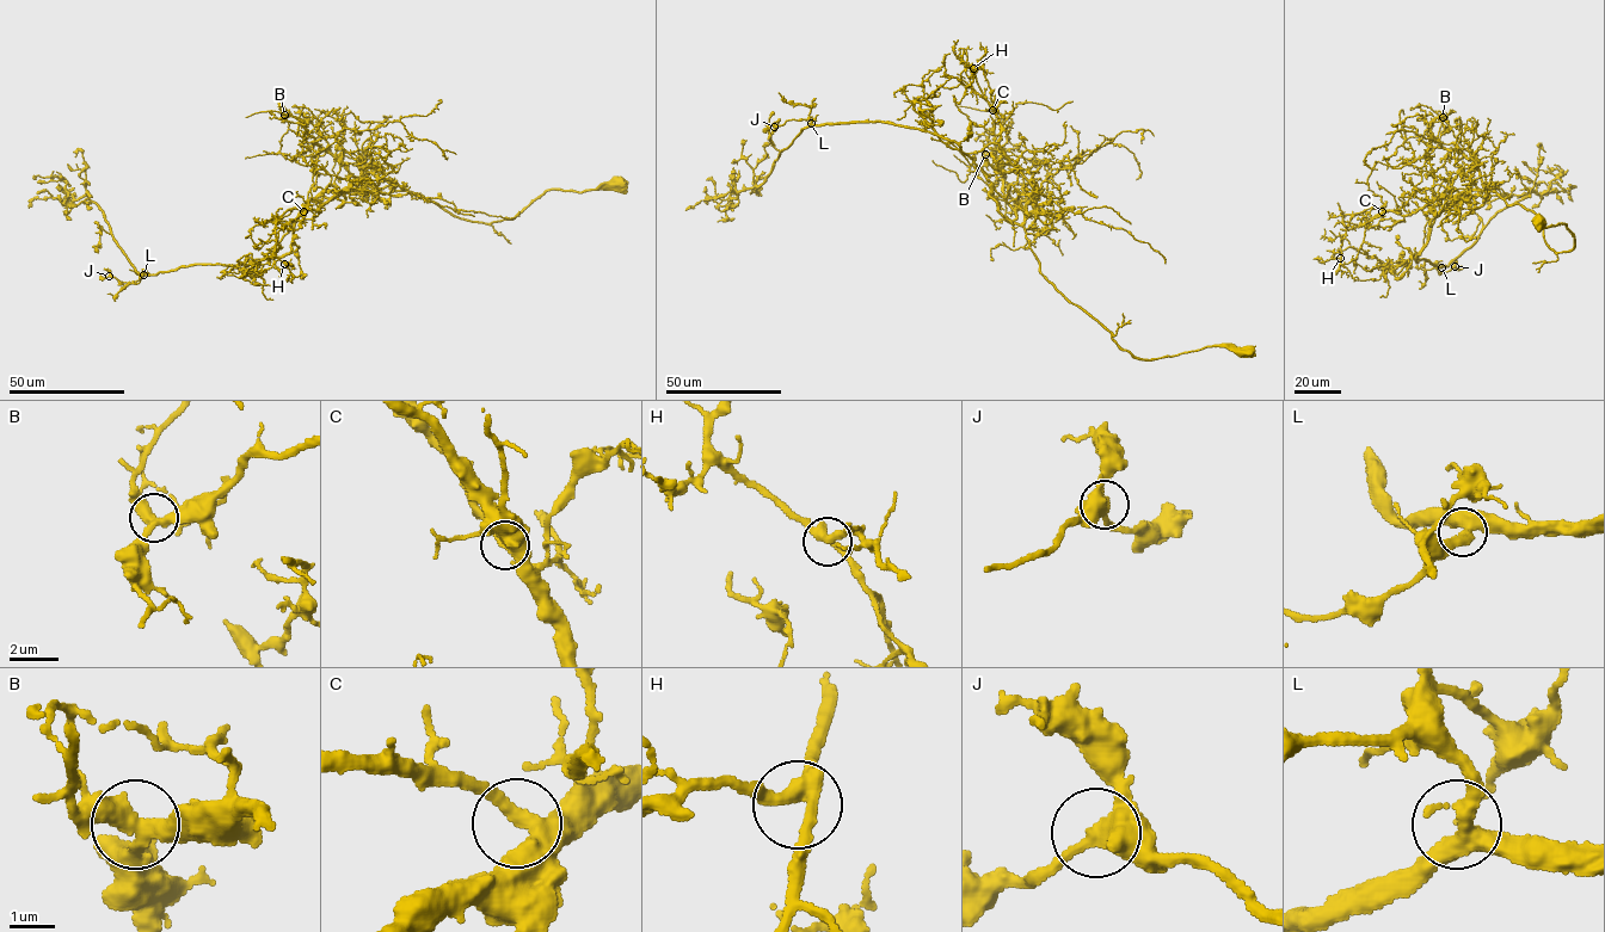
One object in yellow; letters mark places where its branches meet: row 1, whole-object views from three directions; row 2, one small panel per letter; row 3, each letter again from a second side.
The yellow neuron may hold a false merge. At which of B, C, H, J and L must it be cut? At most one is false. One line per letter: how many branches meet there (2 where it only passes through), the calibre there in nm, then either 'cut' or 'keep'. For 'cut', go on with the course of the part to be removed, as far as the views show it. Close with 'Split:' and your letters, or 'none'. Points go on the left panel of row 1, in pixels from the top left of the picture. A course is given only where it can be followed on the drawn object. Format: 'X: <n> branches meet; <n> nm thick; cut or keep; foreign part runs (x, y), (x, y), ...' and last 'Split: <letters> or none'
B: 3 branches meet; 380 nm thick; keep
C: 3 branches meet; 360 nm thick; keep
H: 3 branches meet; 320 nm thick; keep
J: 3 branches meet; 360 nm thick; keep
L: 3 branches meet; 420 nm thick; keep
Split: none

